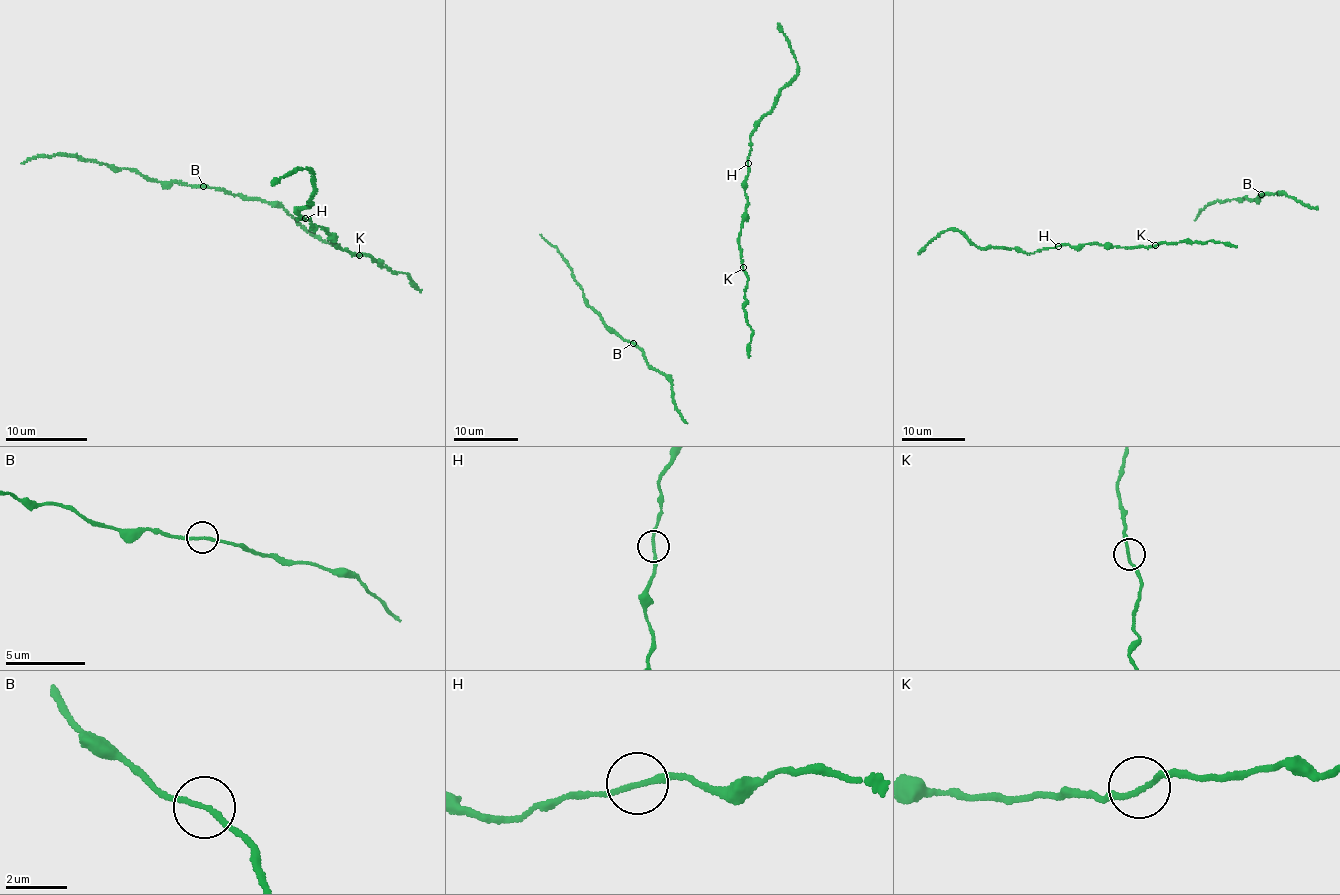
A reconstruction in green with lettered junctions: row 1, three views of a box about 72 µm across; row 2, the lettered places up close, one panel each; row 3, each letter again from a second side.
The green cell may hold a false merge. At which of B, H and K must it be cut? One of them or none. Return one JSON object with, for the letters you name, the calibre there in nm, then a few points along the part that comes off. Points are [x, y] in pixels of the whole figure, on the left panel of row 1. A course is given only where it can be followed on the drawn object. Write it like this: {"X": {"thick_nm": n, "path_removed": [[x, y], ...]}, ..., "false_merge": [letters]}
{"false_merge": []}

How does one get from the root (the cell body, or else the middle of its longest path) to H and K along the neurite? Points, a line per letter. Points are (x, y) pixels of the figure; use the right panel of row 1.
H: (1229, 242), (1185, 241), (1145, 248), (1089, 243), (1058, 246)
K: (1229, 242), (1212, 240), (1156, 245)

